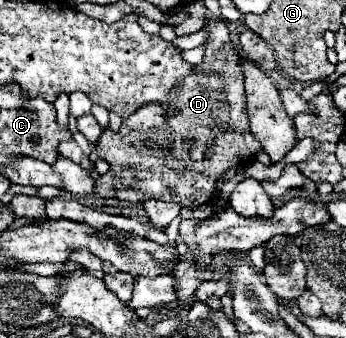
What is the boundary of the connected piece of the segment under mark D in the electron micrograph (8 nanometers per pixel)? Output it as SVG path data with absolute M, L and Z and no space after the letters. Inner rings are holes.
M212 21L208 23L210 37L206 41L206 55L200 65L194 67L194 73L178 85L178 117L166 117L162 113L162 105L144 105L142 109L134 111L134 115L126 117L118 131L104 129L96 151L98 157L104 159L110 165L112 177L118 181L114 193L122 201L130 201L134 205L140 205L140 201L158 199L158 201L178 201L182 205L190 203L204 203L212 197L216 191L218 177L232 165L238 165L242 161L250 161L258 151L260 145L252 137L244 139L244 133L248 133L248 111L246 111L246 95L244 95L244 77L242 77L242 57L238 55L236 45L230 39L228 27L224 21ZM132 171L134 185L124 187L120 185L120 173Z

